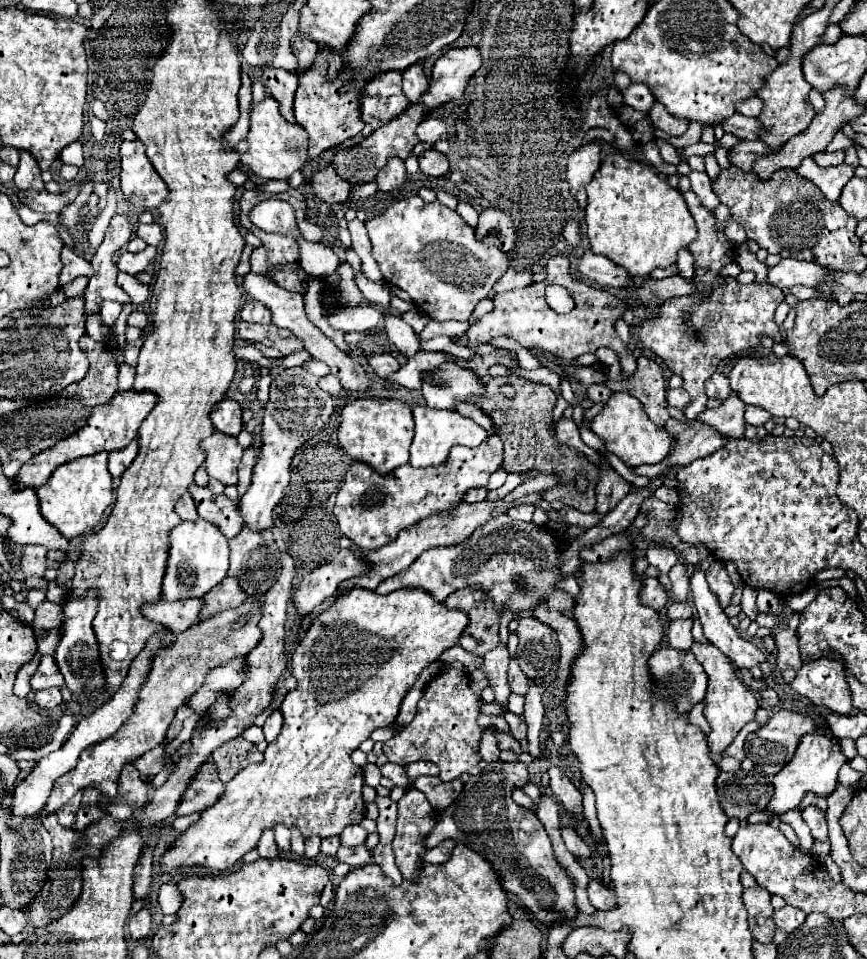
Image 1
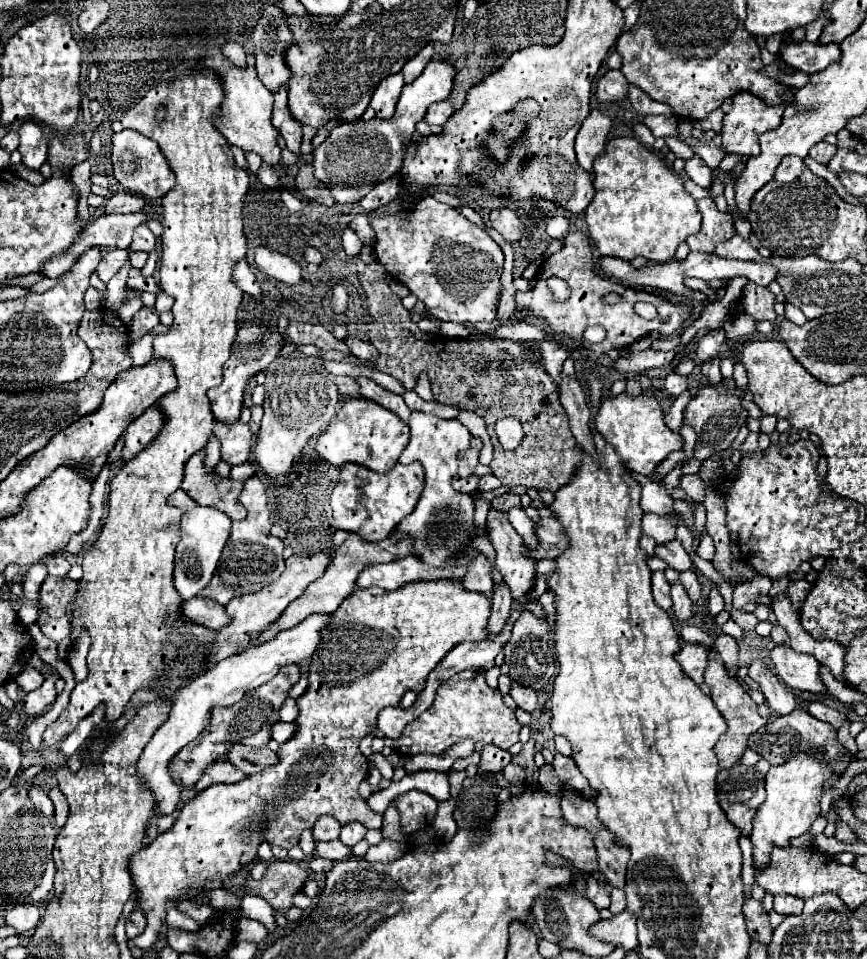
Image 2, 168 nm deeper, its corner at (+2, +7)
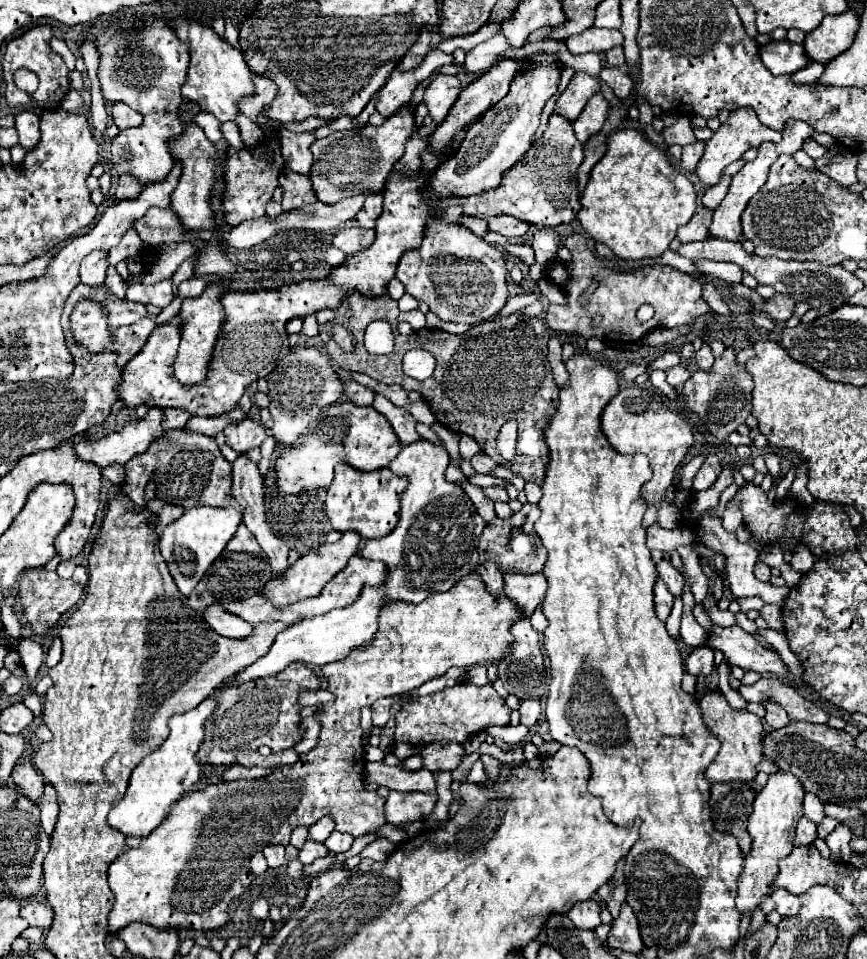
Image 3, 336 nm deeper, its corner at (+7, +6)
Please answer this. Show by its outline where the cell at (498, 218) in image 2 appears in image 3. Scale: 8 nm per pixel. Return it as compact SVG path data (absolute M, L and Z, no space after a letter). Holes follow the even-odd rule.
M496 215L496 217L488 217L488 227L490 231L496 231L508 239L512 237L522 237L526 231L528 231L528 223L520 221L520 219L512 219L508 215Z

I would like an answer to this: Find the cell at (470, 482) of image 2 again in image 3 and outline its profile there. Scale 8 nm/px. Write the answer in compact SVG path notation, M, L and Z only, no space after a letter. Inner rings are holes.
M434 422L433 431L440 437L447 451L449 452L451 462L460 466L461 456L459 453L459 434L448 429L439 422Z

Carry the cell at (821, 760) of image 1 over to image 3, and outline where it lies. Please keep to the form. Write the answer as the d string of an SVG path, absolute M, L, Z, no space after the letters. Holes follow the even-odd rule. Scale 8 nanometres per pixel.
M776 771L770 773L768 783L758 791L754 801L754 811L748 819L748 833L752 837L752 849L744 857L744 869L738 879L738 909L754 911L760 905L762 895L770 893L770 881L774 879L778 871L778 861L794 849L794 833L796 825L804 815L802 809L804 801L804 787L800 785L800 779L796 775L790 775L788 771Z

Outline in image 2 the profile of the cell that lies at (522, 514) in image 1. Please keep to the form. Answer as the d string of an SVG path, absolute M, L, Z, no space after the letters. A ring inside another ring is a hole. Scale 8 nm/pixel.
M507 492L507 494L501 494L501 496L493 498L491 506L493 506L493 508L497 508L497 510L507 512L507 510L509 510L509 508L513 508L513 506L521 506L521 498L519 498L517 494L513 494L513 492Z

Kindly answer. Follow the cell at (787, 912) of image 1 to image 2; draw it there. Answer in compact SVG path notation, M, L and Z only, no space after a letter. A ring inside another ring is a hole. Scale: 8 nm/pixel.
M779 894L779 896L775 896L773 910L779 912L779 914L783 914L783 916L789 916L789 914L801 914L801 910L803 910L803 900L797 898L797 896Z

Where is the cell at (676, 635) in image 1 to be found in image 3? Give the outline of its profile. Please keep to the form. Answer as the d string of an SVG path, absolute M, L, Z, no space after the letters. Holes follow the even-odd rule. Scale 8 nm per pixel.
M662 559L656 565L656 569L658 569L658 575L664 579L664 583L668 585L670 593L674 597L682 597L682 593L684 593L684 577L682 577L682 573L668 559Z

